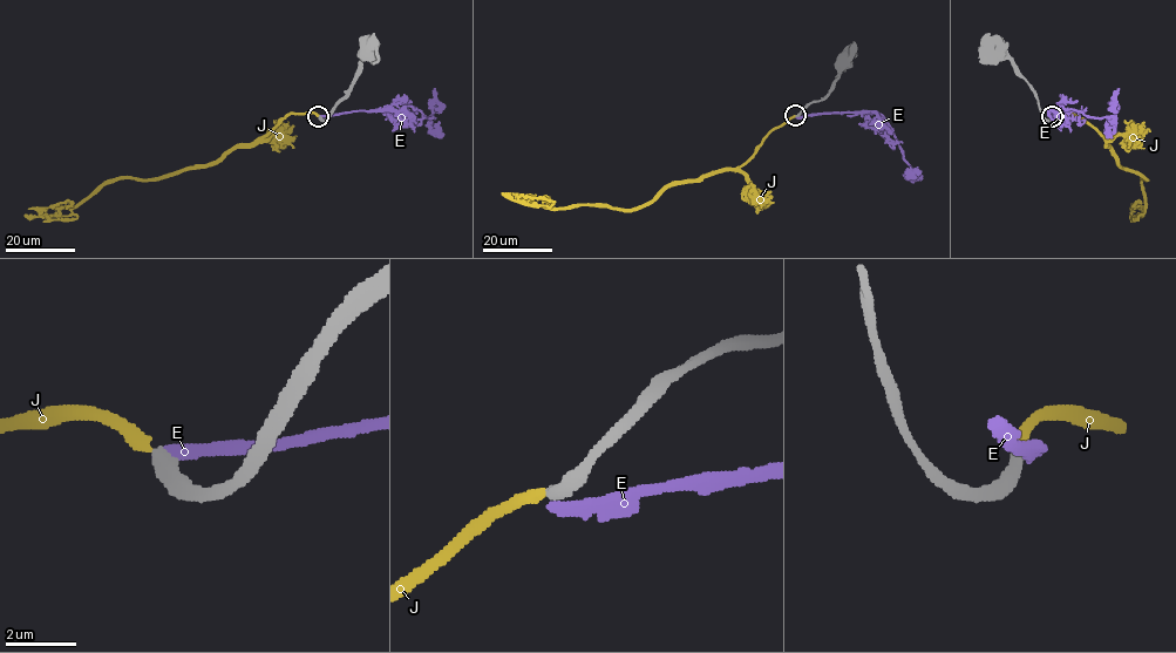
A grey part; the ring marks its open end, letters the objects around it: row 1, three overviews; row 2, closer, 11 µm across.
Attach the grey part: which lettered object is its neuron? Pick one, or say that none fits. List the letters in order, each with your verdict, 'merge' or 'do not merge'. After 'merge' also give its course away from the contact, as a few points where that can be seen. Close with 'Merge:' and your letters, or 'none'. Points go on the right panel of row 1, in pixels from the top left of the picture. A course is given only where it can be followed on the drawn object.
E: do not merge
J: merge; course (1053, 116), (1072, 113), (1087, 121), (1121, 167), (1146, 179), (1141, 215), (1129, 215)
Merge: J

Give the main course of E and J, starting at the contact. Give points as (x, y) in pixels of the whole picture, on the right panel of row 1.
E: (1053, 116), (1048, 110), (1062, 106), (1086, 115), (1109, 117), (1117, 108), (1115, 92), (1119, 88)
J: (1053, 116), (1072, 113), (1087, 121), (1121, 167), (1146, 179), (1141, 215), (1129, 215)

